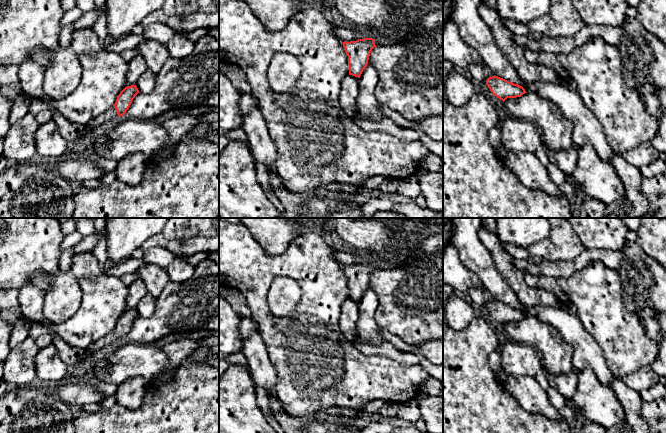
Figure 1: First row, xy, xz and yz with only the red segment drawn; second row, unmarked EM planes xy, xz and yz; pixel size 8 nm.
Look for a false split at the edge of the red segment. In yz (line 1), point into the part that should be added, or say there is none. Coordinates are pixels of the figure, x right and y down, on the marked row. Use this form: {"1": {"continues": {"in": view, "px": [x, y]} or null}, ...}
{"1": {"continues": null}}

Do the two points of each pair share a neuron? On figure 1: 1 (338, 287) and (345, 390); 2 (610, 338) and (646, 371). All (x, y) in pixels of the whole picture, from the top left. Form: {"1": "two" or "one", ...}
{"1": "one", "2": "two"}

